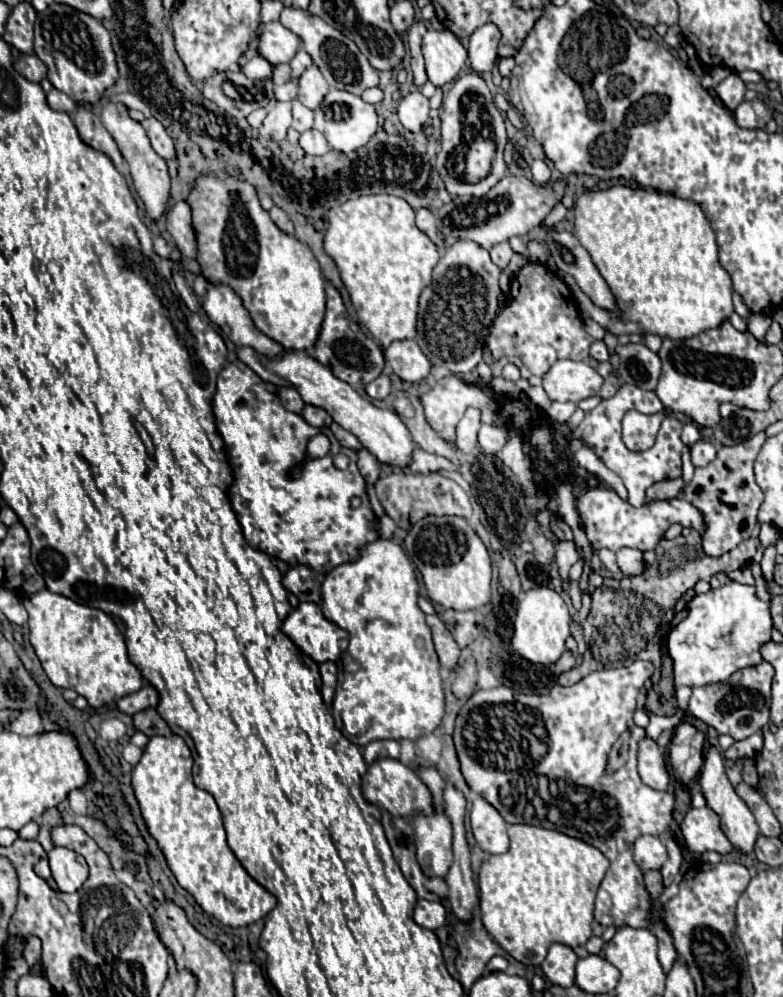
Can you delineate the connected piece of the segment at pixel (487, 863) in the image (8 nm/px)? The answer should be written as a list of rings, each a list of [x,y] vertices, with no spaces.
[[[509,825],[511,847],[507,853],[489,855],[481,863],[479,871],[479,891],[481,891],[481,921],[487,933],[517,961],[525,965],[541,965],[551,943],[563,943],[569,947],[585,945],[591,933],[593,921],[593,901],[597,889],[609,867],[607,857],[573,837],[559,831],[549,831],[531,825]]]

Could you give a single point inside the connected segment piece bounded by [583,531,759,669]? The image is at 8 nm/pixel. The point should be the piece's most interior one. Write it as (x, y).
(617, 631)

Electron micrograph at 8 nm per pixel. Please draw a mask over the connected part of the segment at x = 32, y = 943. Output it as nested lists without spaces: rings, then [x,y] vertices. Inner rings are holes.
[[[30,936],[26,939],[23,956],[29,964],[29,975],[34,974],[33,966],[41,959],[42,944],[40,939],[35,936]]]

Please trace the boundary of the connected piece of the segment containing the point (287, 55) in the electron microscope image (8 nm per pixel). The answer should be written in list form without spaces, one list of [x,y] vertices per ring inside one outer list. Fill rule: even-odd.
[[[277,21],[261,23],[255,31],[255,37],[259,39],[259,45],[257,45],[259,55],[267,59],[271,65],[289,63],[301,45],[299,37],[293,35],[289,29],[285,29]]]

